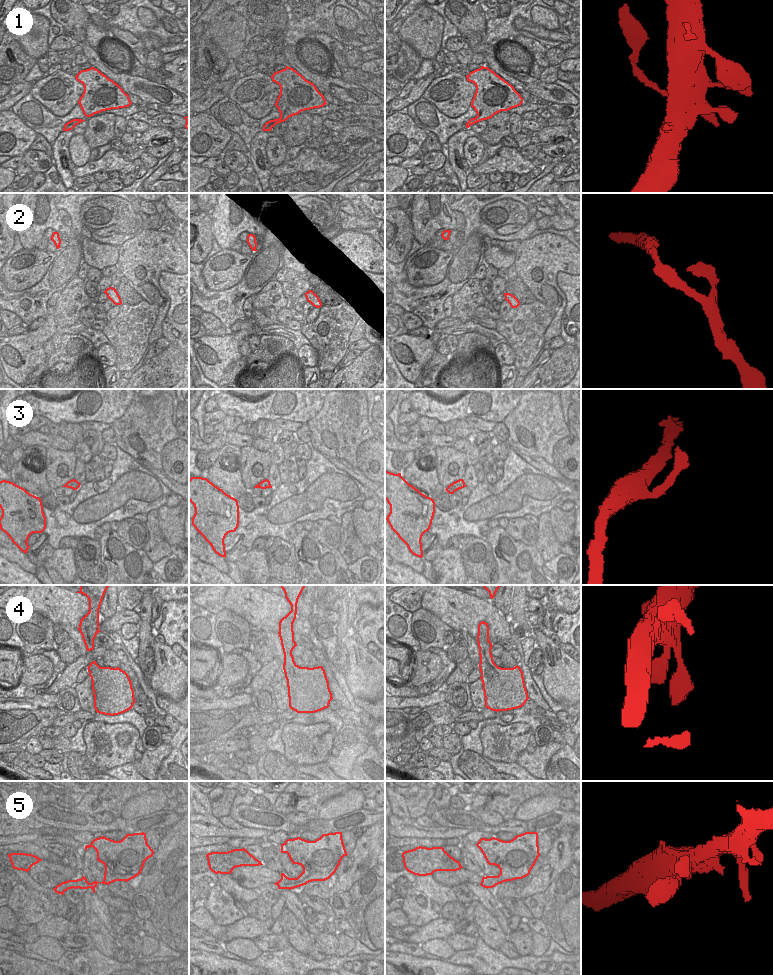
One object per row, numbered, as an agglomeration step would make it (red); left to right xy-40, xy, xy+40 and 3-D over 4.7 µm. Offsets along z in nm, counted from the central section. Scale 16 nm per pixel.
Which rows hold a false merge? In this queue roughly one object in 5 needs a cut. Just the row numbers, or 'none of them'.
2

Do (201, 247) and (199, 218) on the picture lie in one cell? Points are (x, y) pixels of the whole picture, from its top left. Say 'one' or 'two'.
one

